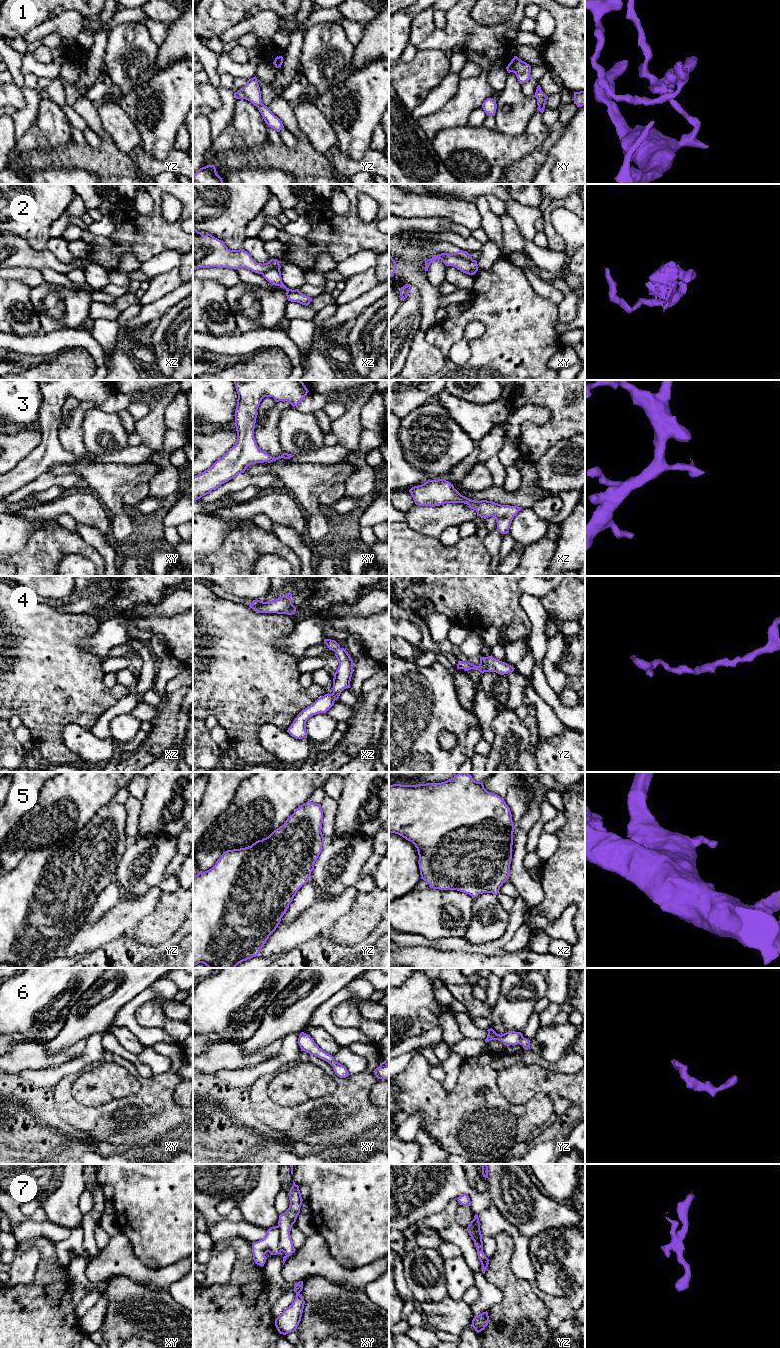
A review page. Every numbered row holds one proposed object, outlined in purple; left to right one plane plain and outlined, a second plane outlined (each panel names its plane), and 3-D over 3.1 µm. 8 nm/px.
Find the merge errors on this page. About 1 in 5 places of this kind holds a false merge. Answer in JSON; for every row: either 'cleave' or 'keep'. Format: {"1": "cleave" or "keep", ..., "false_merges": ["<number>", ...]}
{"1": "cleave", "2": "cleave", "3": "keep", "4": "keep", "5": "keep", "6": "keep", "7": "cleave", "false_merges": ["1", "2", "7"]}

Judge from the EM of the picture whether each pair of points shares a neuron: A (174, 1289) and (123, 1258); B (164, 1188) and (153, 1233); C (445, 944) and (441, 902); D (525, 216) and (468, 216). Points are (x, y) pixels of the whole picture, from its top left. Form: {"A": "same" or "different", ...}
{"A": "different", "B": "same", "C": "different", "D": "different"}

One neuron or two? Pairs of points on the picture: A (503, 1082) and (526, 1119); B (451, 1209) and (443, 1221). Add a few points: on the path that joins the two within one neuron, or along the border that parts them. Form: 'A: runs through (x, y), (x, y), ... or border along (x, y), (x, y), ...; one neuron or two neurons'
A: border along (538, 1095), (521, 1104), (511, 1104), (506, 1100); two neurons
B: runs through (450, 1212), (445, 1218); one neuron

